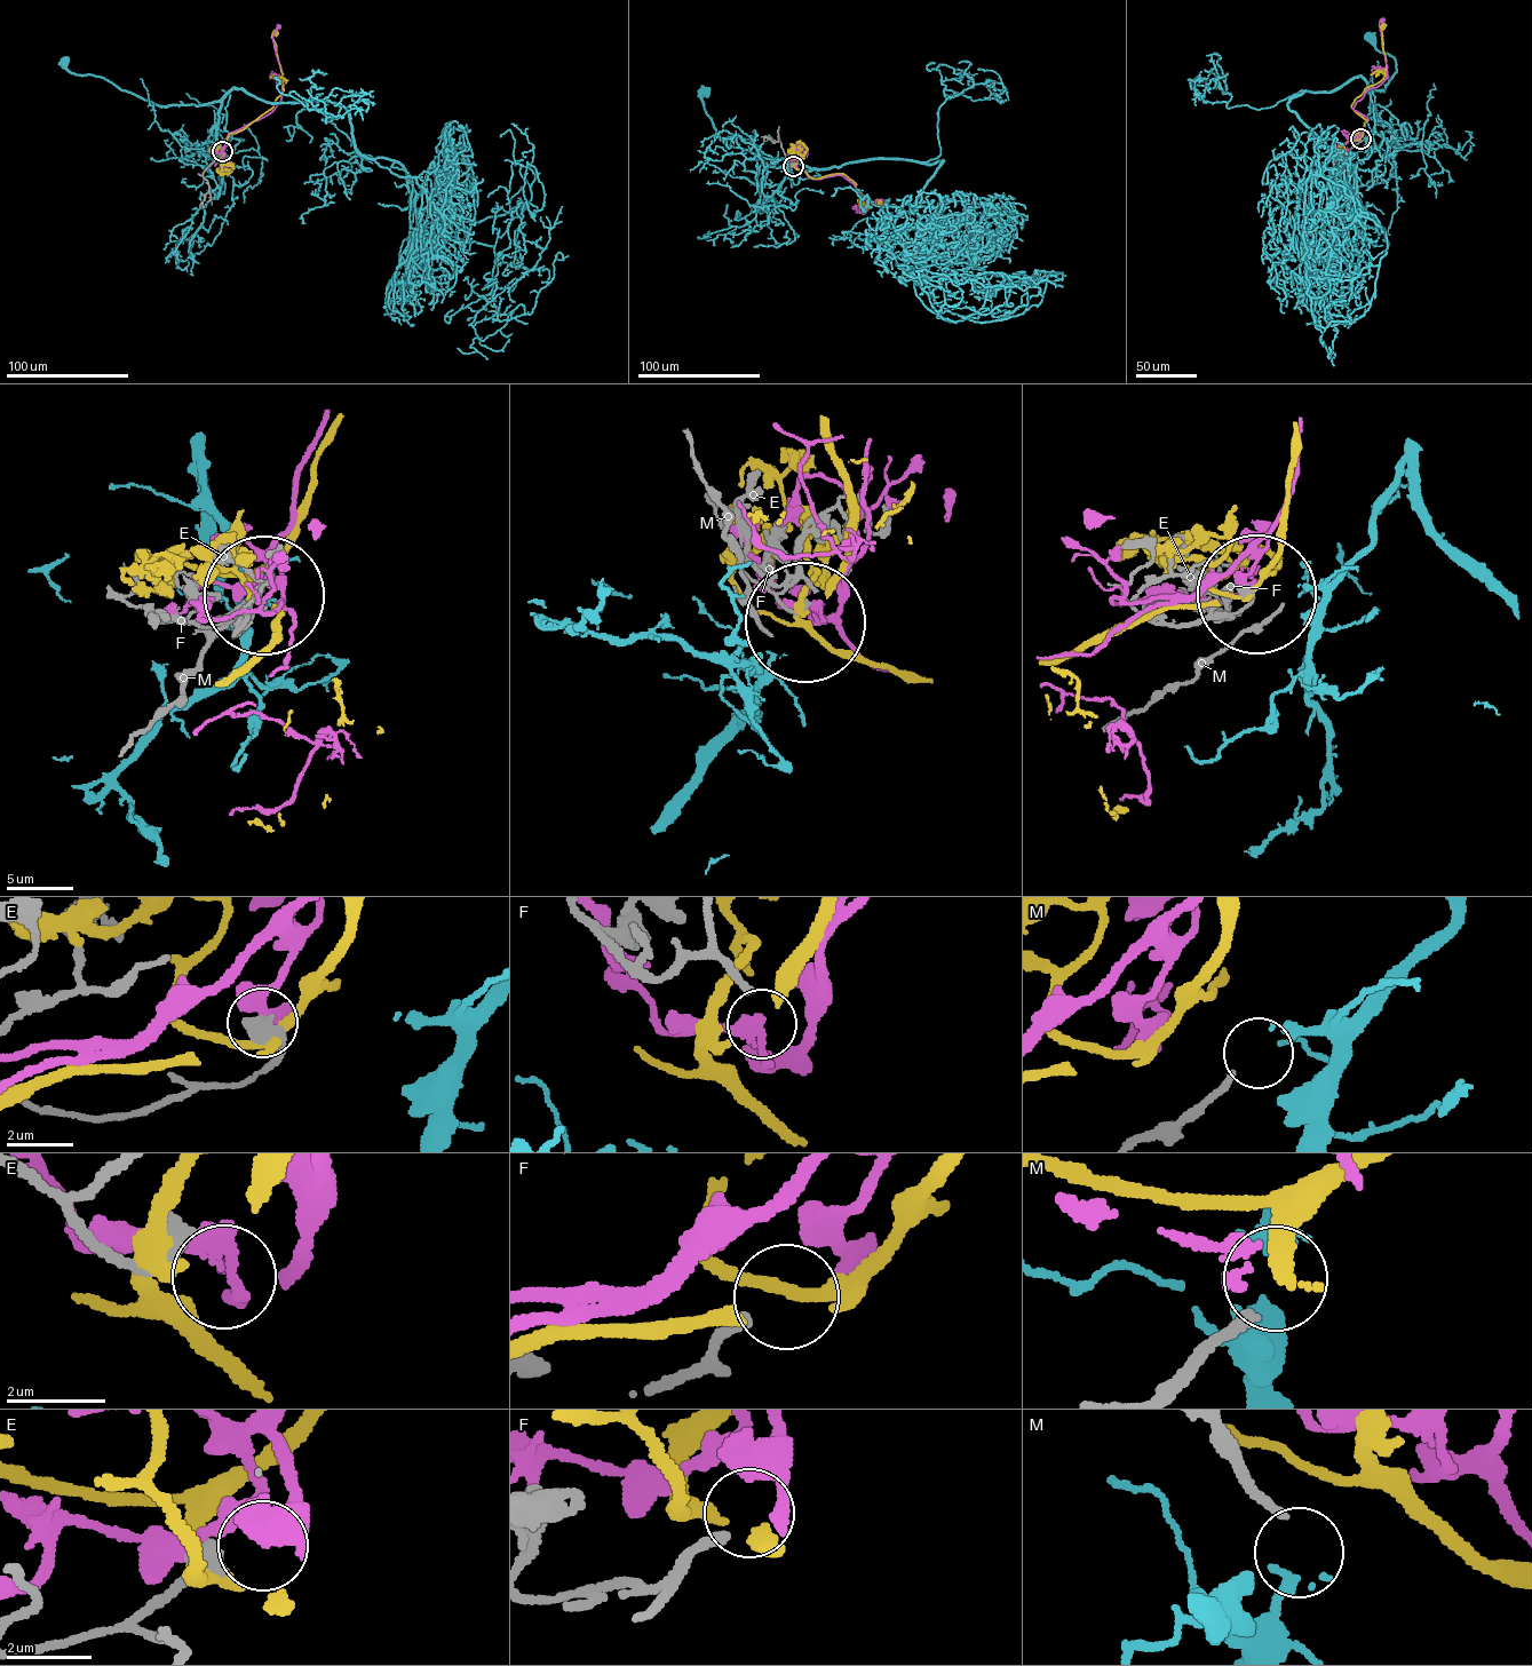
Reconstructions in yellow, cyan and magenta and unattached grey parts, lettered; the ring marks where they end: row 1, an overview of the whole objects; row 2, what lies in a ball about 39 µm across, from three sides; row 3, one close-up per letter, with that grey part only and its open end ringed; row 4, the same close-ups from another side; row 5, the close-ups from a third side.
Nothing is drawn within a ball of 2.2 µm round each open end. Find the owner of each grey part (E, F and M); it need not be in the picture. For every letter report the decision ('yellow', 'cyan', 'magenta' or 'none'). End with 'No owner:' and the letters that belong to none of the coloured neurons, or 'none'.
E: none
F: none
M: cyan
No owner: E, F

